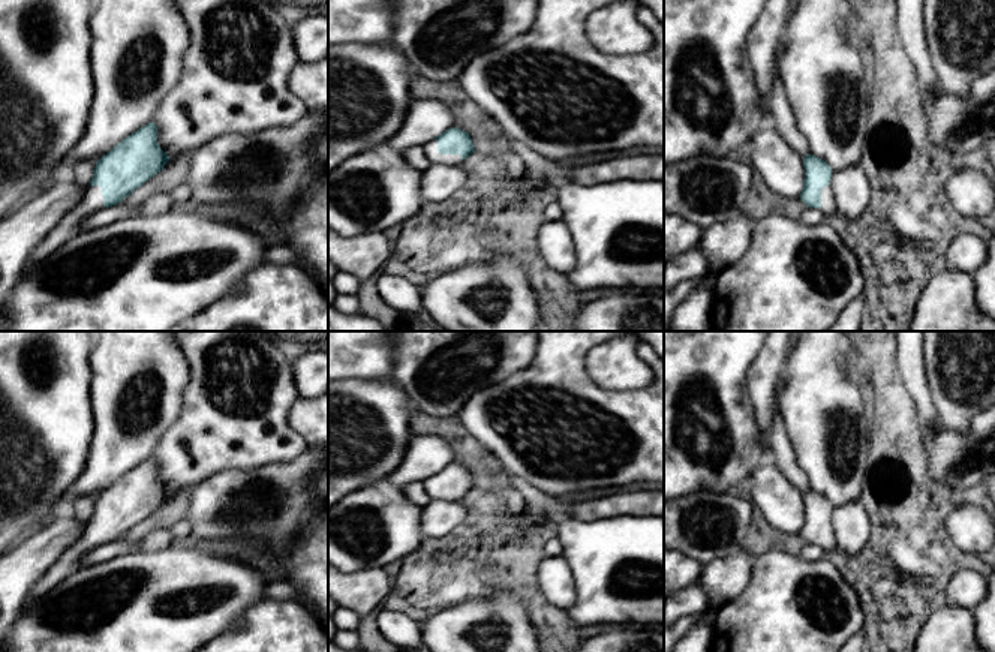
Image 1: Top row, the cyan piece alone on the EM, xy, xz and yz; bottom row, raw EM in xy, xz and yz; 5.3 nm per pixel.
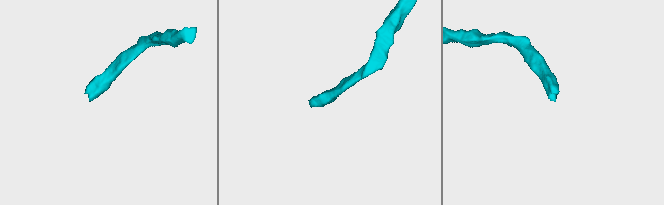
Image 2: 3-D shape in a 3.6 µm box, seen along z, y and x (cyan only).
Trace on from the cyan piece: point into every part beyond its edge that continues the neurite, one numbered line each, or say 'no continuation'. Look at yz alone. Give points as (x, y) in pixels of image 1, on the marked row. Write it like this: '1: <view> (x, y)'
1: yz (827, 207)

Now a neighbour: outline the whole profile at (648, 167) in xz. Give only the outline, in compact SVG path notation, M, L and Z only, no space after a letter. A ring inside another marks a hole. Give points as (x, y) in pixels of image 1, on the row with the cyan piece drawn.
M641 154L631 157L617 157L592 165L569 166L566 172L571 183L583 186L619 180L664 181L664 156Z

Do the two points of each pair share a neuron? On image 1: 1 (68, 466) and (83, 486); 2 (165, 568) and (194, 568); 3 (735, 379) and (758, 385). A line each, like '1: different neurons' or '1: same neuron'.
1: different neurons
2: same neuron
3: different neurons

